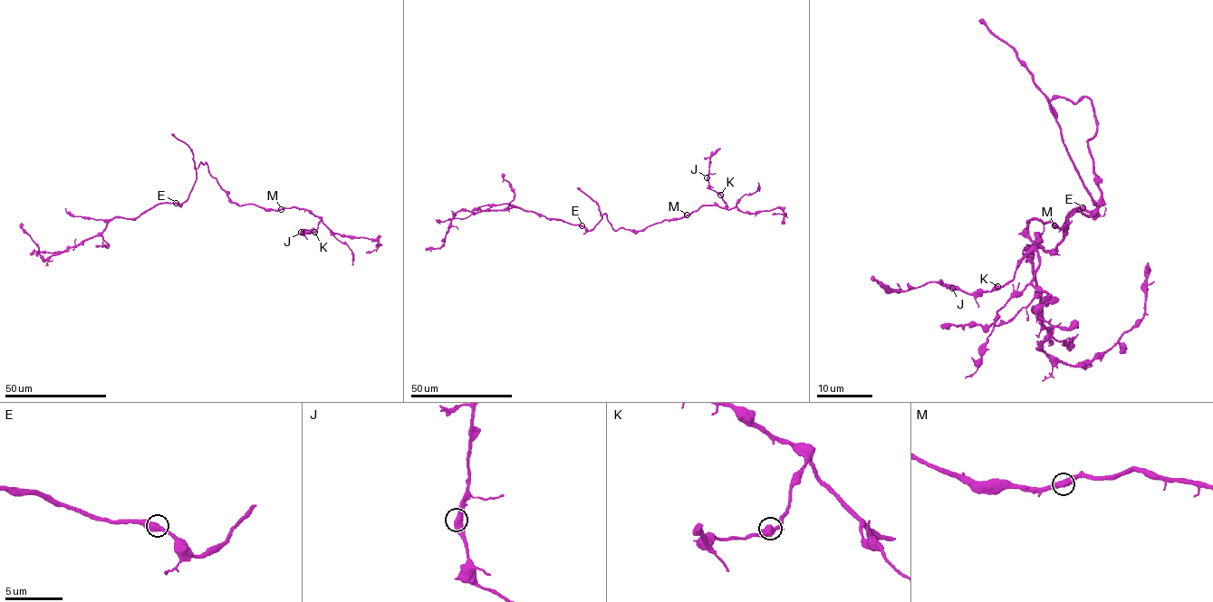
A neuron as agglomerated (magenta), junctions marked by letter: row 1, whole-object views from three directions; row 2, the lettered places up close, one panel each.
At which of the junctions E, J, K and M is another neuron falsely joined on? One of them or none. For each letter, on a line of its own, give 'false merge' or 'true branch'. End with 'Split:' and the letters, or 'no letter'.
E: true branch
J: true branch
K: true branch
M: true branch
Split: no letter

